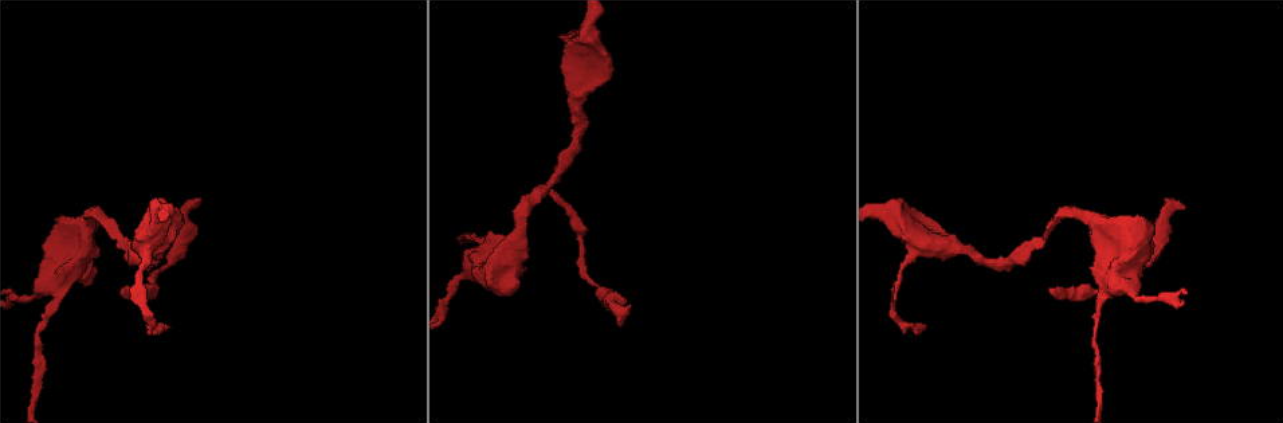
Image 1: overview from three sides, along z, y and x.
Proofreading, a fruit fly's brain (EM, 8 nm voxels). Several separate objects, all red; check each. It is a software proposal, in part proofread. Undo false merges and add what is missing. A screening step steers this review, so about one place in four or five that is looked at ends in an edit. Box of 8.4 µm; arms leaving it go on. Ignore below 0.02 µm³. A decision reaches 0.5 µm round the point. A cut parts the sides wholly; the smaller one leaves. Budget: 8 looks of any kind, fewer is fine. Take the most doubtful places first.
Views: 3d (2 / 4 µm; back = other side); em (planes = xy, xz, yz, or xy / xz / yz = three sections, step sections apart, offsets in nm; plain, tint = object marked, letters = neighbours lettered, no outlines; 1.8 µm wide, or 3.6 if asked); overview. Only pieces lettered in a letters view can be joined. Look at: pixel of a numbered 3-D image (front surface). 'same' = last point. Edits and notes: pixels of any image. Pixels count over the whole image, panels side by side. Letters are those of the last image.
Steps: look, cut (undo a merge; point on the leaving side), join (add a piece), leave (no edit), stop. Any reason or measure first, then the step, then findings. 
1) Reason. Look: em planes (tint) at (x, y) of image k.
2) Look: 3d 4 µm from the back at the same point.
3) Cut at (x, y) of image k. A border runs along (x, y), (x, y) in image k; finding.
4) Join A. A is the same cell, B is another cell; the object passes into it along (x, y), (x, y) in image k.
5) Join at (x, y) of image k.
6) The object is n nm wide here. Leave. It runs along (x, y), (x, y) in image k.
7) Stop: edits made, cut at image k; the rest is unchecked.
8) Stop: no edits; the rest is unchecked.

Look: 3d 2 µm at (630, 308) of image 1.

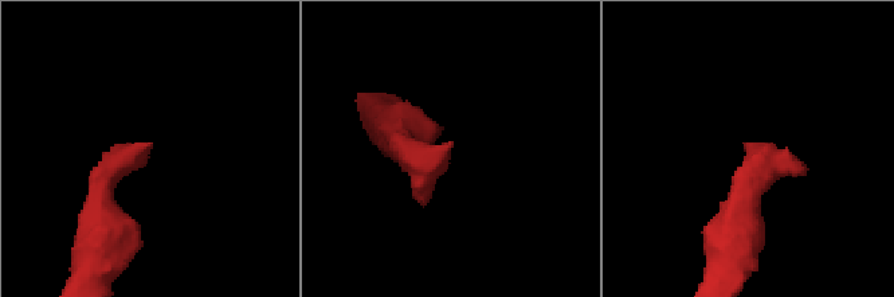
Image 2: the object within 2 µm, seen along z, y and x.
Look: em planes (letters) at (750, 144) of image 2.

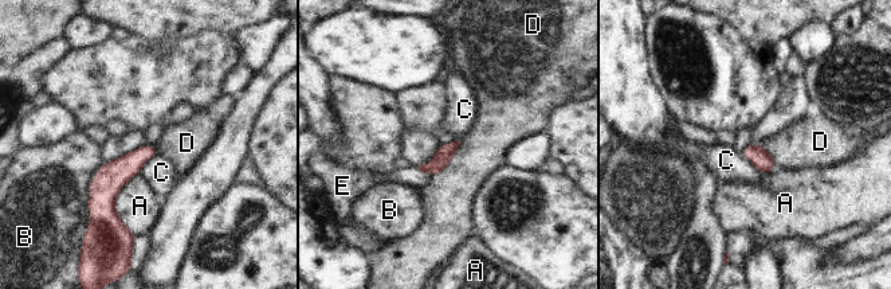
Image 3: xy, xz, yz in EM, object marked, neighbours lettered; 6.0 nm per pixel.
Leave. A, B, C, D and E are other cells; a border runs along (462, 141), (451, 161), (432, 176) in image 3; no lettered piece goes on from it.

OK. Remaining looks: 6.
Thin end. Look: em planes (letters) at (553, 189) of image 1.

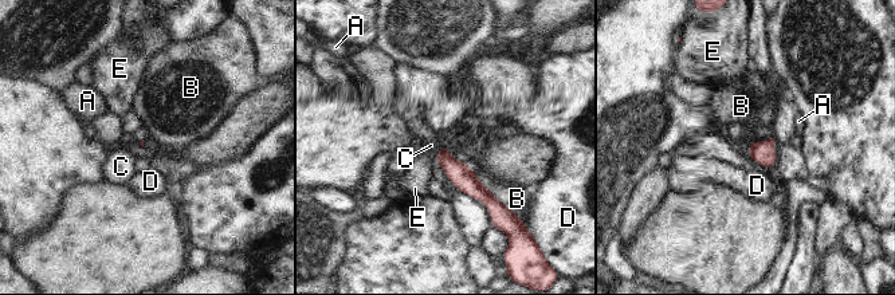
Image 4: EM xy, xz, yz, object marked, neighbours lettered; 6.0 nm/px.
Join C. C is the same cell, A, B, D and E are other cells; the object passes into it along (460, 174), (439, 149), (431, 145) in image 4; it goes on there.

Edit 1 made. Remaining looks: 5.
Stop: edits made, join at image 4; the rest is unchecked.

